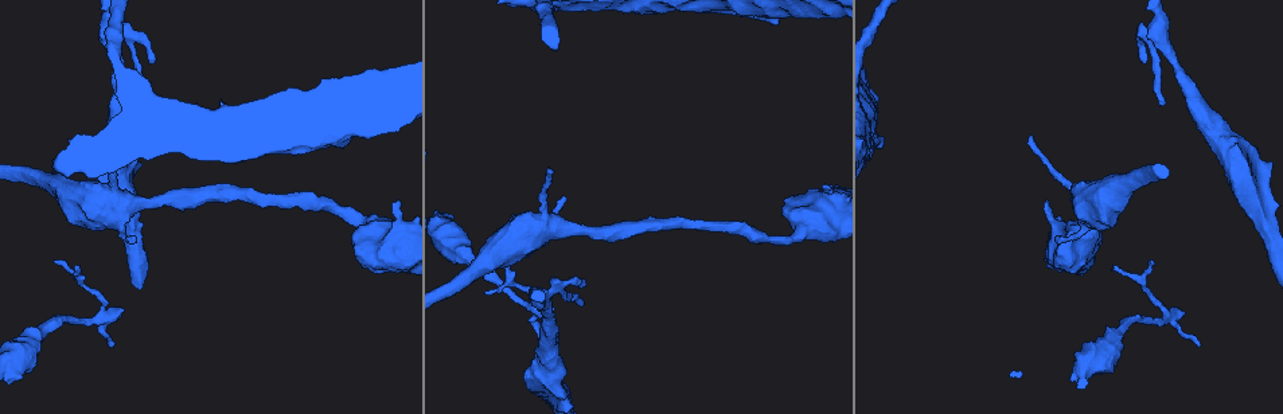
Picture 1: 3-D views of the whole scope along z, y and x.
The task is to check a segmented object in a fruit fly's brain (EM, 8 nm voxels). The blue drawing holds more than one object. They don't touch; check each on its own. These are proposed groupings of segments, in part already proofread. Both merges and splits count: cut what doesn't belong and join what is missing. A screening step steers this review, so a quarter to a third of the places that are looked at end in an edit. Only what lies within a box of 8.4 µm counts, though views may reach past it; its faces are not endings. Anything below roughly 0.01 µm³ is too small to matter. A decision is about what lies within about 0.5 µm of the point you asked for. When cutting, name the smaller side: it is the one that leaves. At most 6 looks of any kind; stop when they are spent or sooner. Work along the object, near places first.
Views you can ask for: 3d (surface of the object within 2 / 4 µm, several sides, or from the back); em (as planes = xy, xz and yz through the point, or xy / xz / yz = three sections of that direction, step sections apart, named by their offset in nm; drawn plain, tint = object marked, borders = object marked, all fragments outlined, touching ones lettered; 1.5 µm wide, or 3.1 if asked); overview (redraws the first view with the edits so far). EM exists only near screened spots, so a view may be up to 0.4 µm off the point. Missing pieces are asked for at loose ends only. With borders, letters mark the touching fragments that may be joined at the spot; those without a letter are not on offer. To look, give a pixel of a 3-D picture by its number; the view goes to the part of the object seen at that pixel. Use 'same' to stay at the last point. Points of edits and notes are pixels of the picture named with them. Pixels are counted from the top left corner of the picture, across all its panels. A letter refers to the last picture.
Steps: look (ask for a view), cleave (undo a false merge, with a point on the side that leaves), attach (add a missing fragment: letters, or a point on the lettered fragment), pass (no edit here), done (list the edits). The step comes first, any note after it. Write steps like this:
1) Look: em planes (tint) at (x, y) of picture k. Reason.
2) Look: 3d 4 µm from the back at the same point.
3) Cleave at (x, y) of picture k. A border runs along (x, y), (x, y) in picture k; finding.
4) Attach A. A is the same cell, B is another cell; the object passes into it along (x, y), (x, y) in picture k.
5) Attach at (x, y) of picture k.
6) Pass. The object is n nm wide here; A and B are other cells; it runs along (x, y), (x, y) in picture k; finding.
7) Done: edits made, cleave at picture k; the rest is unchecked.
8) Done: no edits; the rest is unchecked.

Look: em yz step 4 (borders) at (548, 170) of picture 1. An open end.

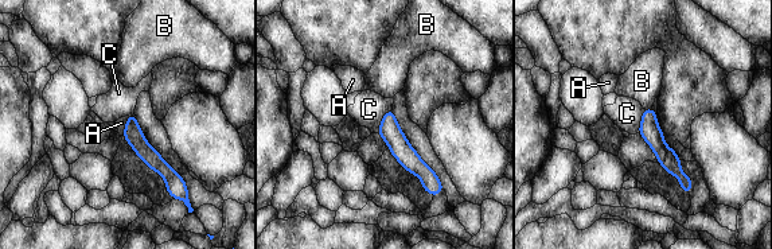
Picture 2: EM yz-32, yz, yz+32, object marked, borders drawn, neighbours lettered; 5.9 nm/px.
Look: em planes (borders) at the same point. Cut it another way.

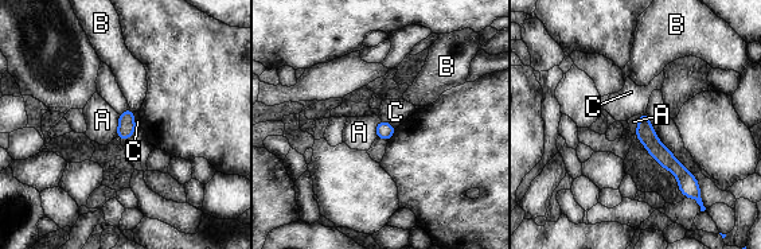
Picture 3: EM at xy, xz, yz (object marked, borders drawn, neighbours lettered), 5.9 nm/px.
Pass. A, B and C are other cells; it runs along (643, 117), (650, 141), (691, 186) in picture 3; none of them fits.

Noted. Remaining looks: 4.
Look: 3d 4 µm at (1056, 235) of picture 1. Branch stops here.

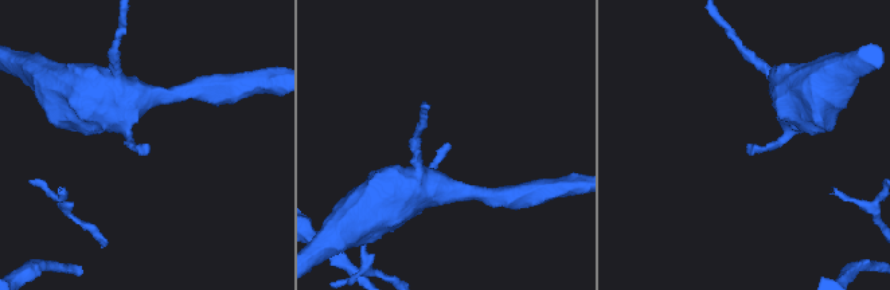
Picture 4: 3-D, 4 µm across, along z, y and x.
Look: em xy step 8 (borders) at (749, 144) of picture 4. Now the EM.

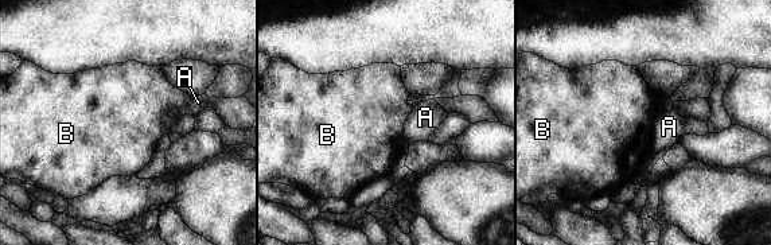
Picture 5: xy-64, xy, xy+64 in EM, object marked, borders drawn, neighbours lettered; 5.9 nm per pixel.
Look: em planes (borders) at the same point. Cut it another way.

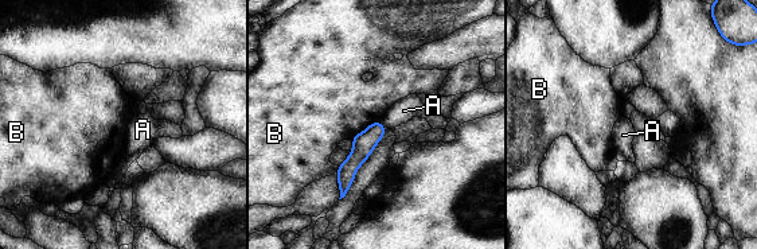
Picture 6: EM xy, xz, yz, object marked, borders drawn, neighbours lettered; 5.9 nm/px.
Pass. A and B are other cells; no lettered fragment goes on from it.

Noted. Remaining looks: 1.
Done: no edits; the rest is unchecked.

